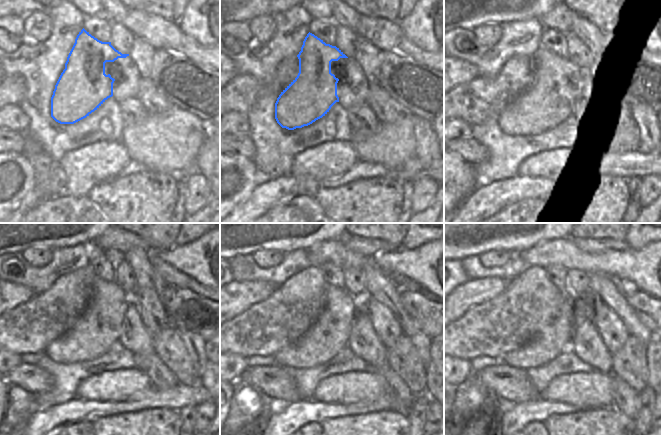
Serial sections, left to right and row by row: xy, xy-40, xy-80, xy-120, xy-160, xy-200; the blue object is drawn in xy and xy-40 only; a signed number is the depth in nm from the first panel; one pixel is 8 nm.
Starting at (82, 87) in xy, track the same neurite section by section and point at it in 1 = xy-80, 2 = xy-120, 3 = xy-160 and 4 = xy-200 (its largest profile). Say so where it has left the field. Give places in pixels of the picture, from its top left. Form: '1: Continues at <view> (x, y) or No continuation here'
1: Continues at xy-80 (540, 108)
2: Continues at xy-120 (94, 332)
3: Continues at xy-160 (323, 340)
4: Continues at xy-200 (546, 347).

